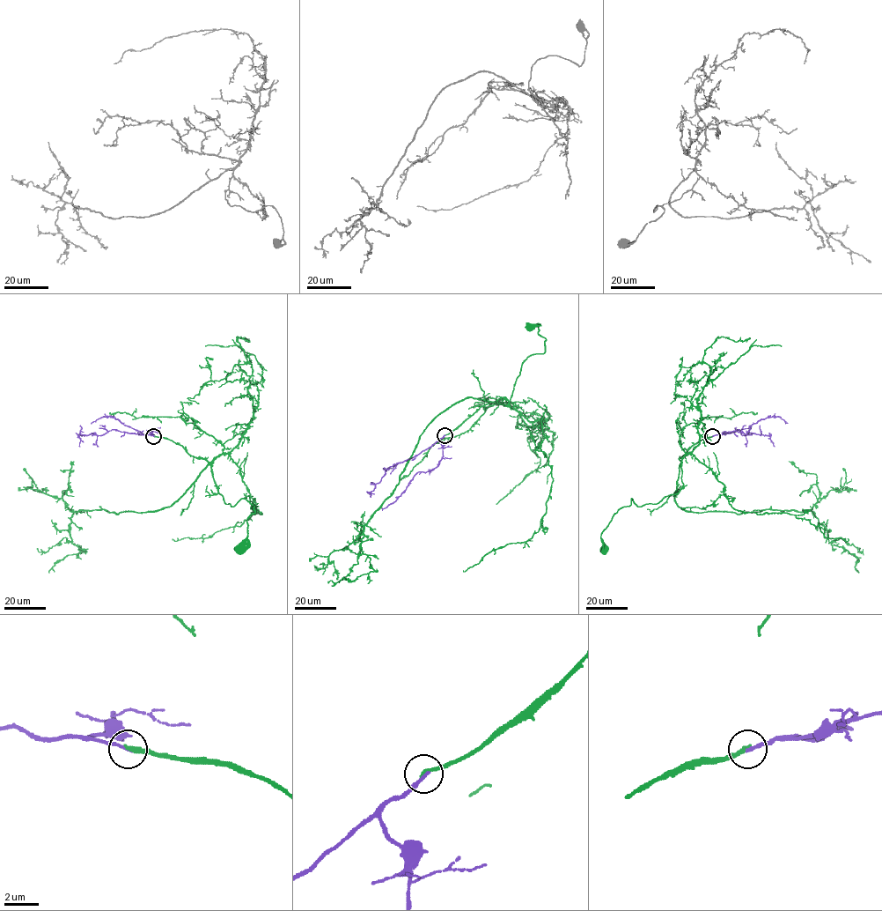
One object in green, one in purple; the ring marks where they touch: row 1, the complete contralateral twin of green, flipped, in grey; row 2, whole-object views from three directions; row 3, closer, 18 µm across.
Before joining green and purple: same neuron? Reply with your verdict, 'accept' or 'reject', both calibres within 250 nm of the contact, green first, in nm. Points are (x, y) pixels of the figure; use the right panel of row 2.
accept; calibres 220 and 200 nm

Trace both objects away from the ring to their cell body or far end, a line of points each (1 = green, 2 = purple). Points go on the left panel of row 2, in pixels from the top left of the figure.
1: (153, 436), (171, 440), (190, 455), (204, 458), (225, 503), (234, 506), (246, 499), (253, 506), (239, 549)
2: (153, 436), (148, 434), (151, 432), (143, 433), (109, 416), (103, 416), (91, 424)

